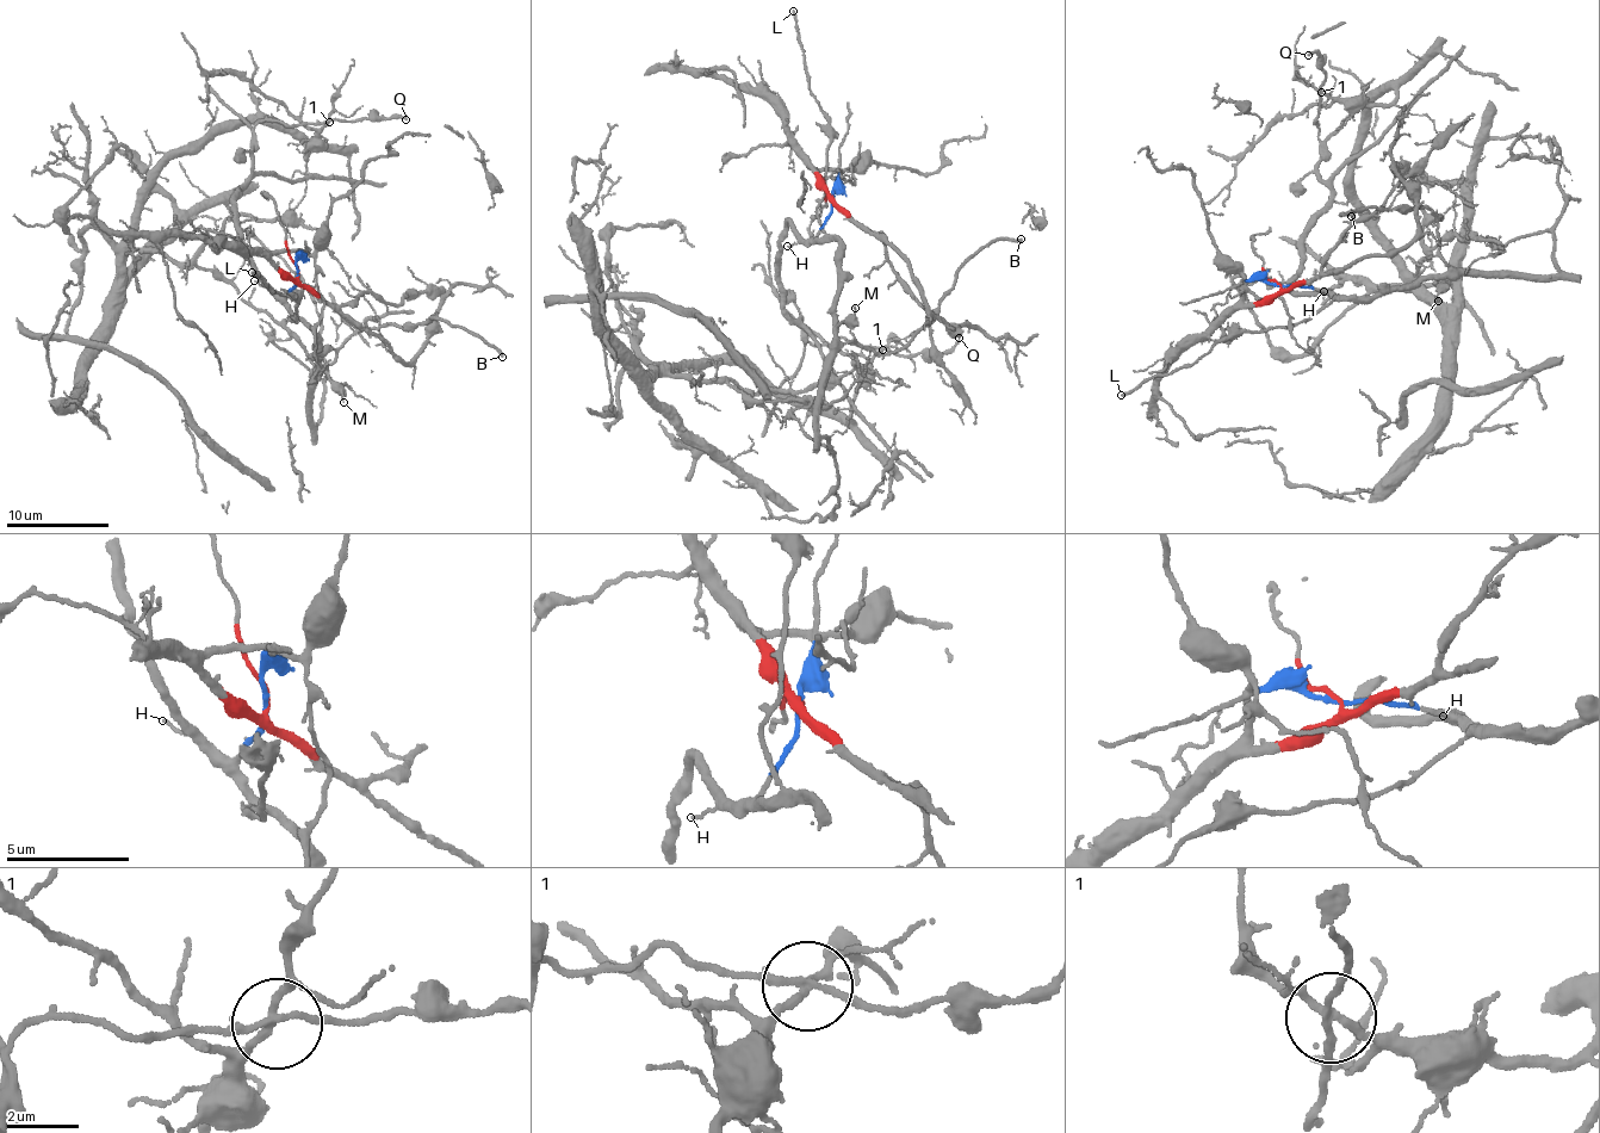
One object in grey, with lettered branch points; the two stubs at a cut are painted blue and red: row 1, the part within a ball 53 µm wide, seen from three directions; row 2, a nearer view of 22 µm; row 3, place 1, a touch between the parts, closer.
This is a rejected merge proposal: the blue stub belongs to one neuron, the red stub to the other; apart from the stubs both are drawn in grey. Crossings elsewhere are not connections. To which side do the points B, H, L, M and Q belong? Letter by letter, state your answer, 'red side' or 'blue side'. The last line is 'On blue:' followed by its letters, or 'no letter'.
B: blue side
H: blue side
L: blue side
M: blue side
Q: blue side
On blue: B, H, L, M, Q

